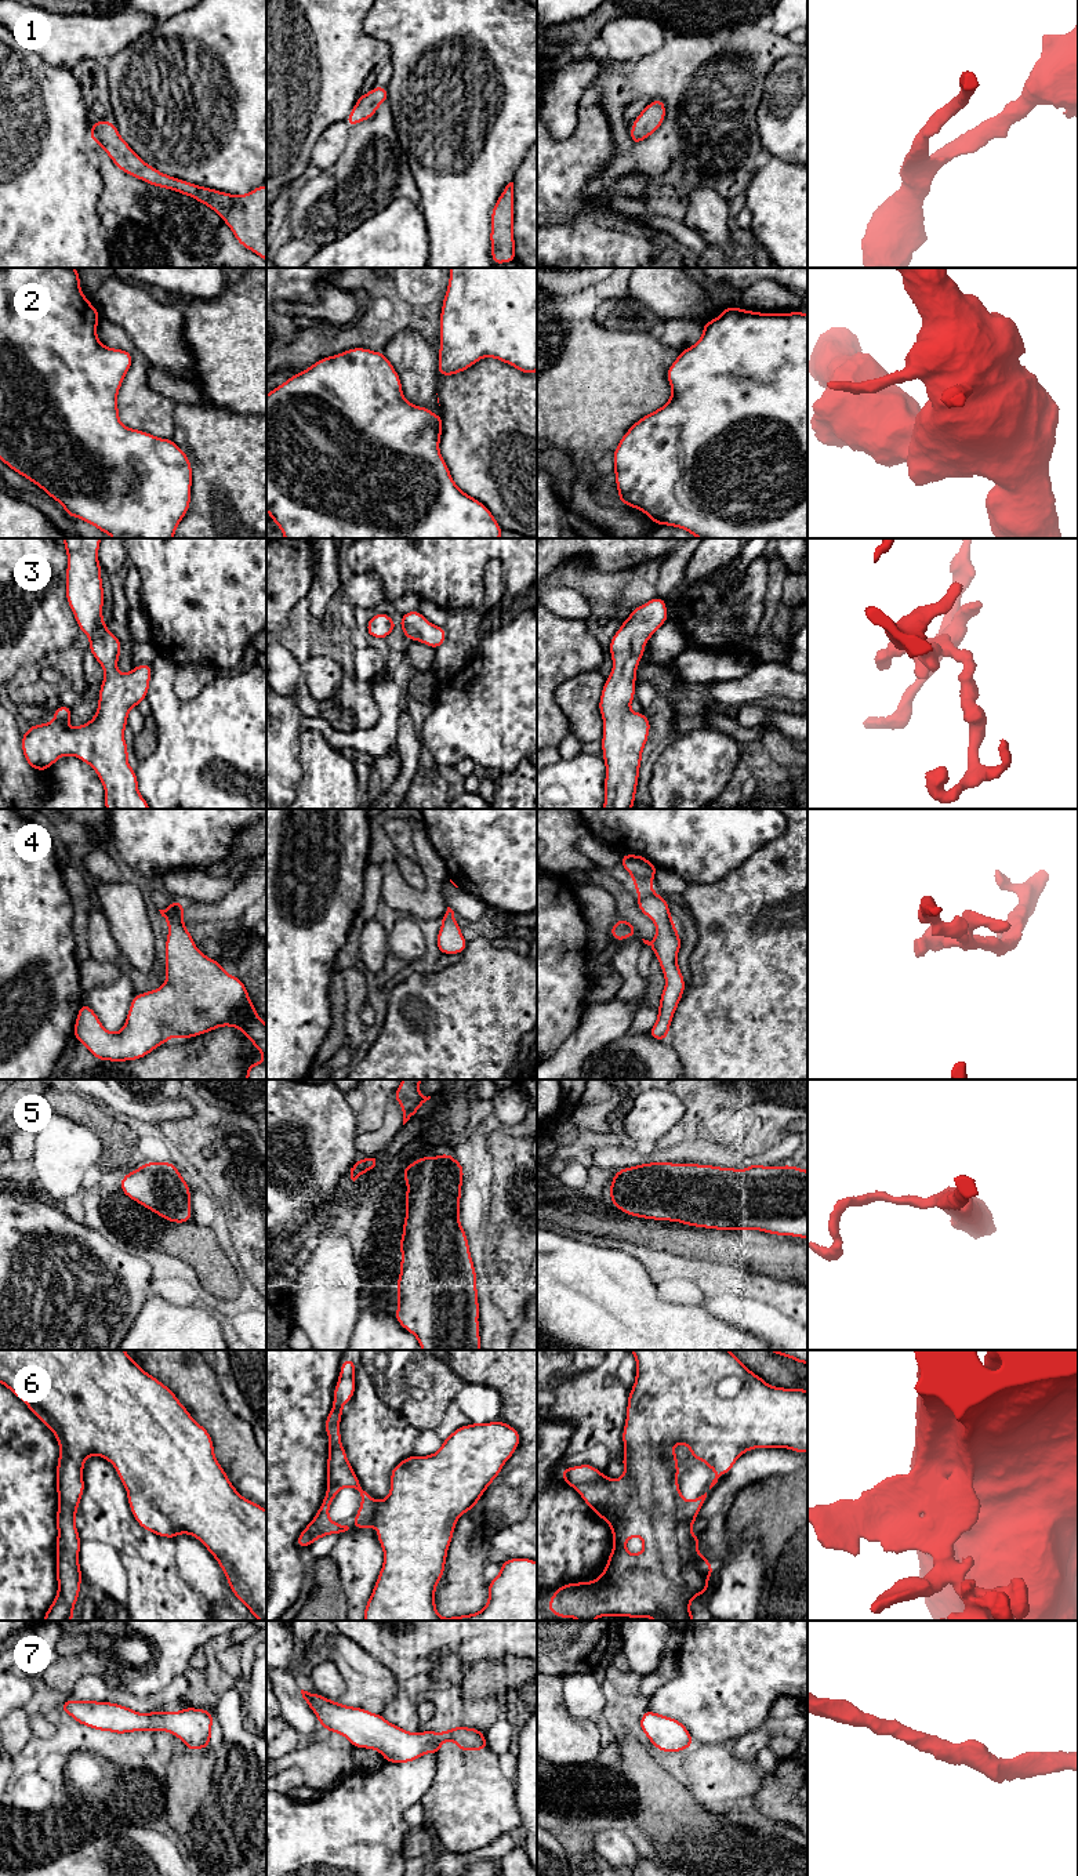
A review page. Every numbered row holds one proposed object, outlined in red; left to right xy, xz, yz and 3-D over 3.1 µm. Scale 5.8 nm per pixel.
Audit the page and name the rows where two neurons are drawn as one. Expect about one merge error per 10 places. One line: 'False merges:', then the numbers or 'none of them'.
False merges: none of them

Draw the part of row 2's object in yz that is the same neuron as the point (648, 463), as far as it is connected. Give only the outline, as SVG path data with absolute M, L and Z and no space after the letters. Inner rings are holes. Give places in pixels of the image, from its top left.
M727 304L727 308L721 316L711 319L703 326L701 338L693 346L679 352L676 360L667 371L667 380L672 389L669 400L658 410L638 420L632 428L624 433L614 449L613 465L621 504L642 511L654 525L679 527L698 538L807 538L807 315L802 311L791 313L761 313L743 308L733 308Z

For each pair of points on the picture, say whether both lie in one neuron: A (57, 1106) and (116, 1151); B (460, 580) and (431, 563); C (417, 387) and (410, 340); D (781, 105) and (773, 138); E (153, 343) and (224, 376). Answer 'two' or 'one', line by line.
A: one
B: one
C: one
D: one
E: two

